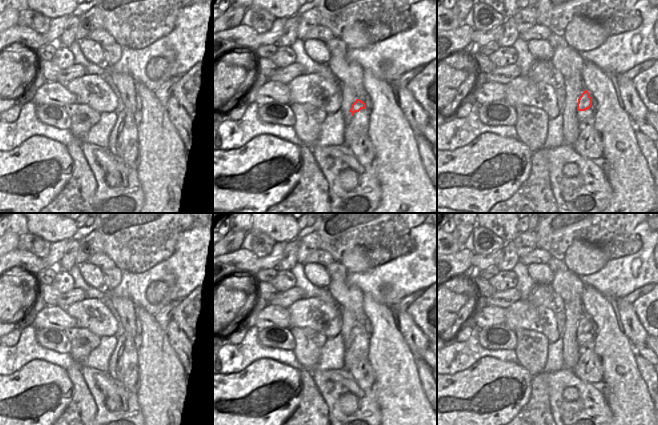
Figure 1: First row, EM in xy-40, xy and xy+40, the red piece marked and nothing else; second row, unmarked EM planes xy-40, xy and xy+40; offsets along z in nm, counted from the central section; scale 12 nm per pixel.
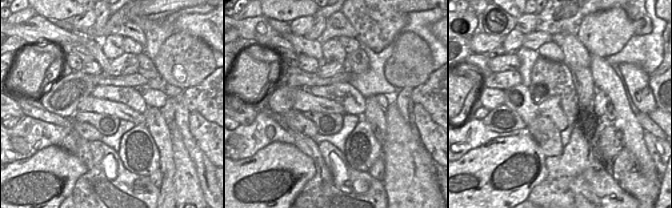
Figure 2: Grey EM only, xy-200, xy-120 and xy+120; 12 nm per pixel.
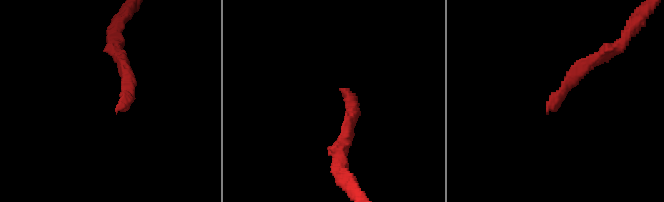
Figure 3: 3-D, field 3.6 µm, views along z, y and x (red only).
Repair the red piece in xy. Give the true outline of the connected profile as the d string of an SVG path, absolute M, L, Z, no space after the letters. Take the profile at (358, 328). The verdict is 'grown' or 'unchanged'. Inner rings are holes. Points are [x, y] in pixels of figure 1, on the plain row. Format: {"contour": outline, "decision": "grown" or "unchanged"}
{"contour": "M360 323L352 328L350 333L352 343L345 350L344 368L350 370L354 364L363 358L367 358L369 350L369 334L365 332L365 327Z", "decision": "grown"}

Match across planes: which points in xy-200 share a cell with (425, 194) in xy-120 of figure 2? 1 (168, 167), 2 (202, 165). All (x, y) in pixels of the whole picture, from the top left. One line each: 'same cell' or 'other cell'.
1: other cell
2: other cell

